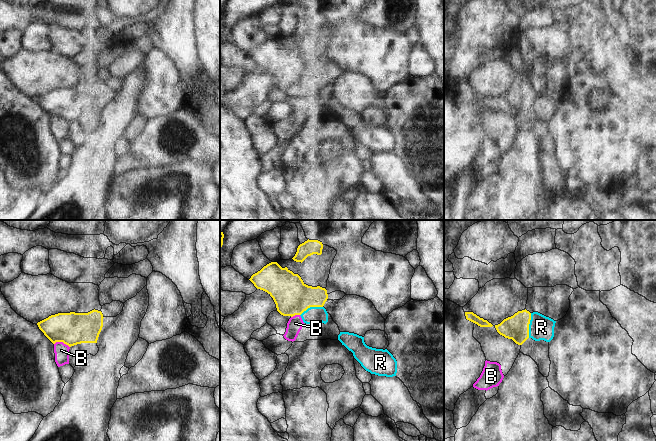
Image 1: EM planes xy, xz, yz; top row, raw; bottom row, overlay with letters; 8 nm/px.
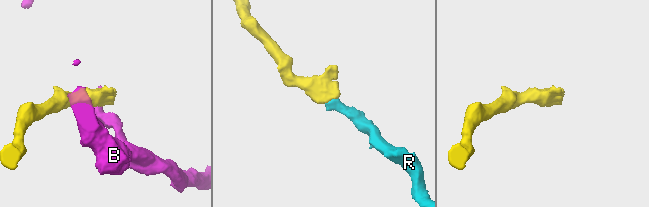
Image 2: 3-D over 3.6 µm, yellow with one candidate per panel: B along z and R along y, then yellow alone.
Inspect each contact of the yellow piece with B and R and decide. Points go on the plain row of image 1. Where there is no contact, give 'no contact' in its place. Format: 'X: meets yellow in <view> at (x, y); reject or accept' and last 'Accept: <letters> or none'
B: meets yellow in xy at (62, 117); reject
R: meets yellow in yz at (528, 101); accept
Accept: R

